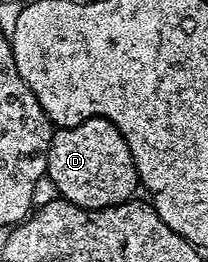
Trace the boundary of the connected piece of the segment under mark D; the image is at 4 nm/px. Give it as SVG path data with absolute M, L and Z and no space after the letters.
M88 118L88 122L80 122L80 126L58 128L48 150L46 175L52 178L61 199L81 208L107 208L123 204L126 200L135 199L137 192L134 191L139 191L140 188L132 150L128 150L128 142L124 142L124 134L120 134L120 130L116 130L116 126L104 118Z

